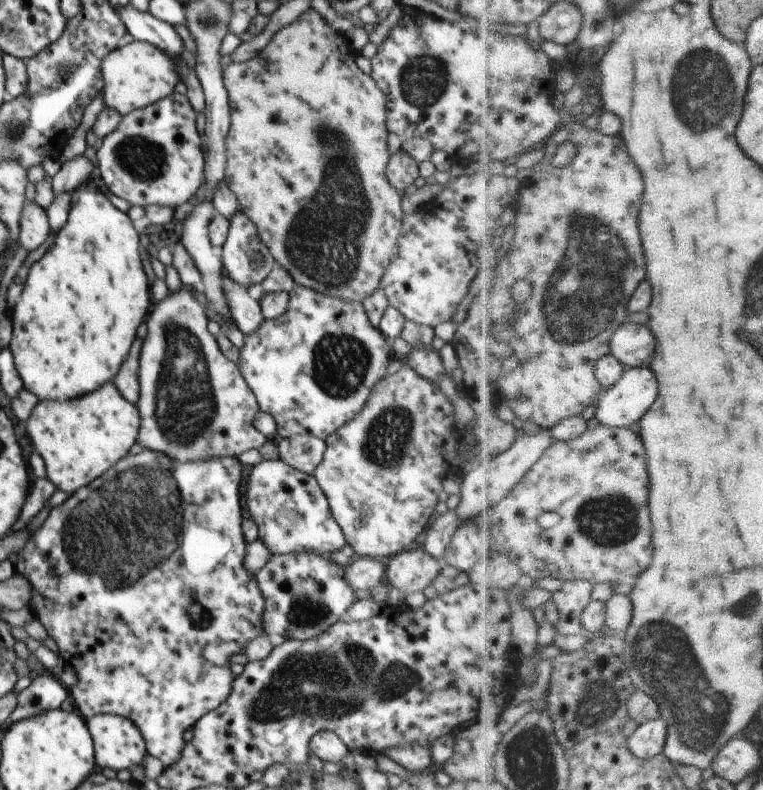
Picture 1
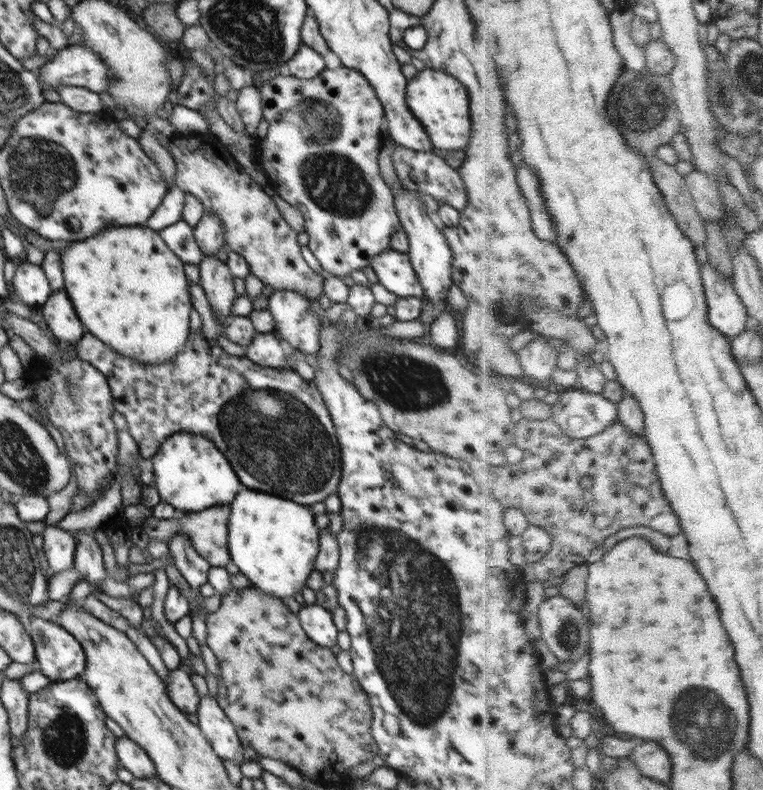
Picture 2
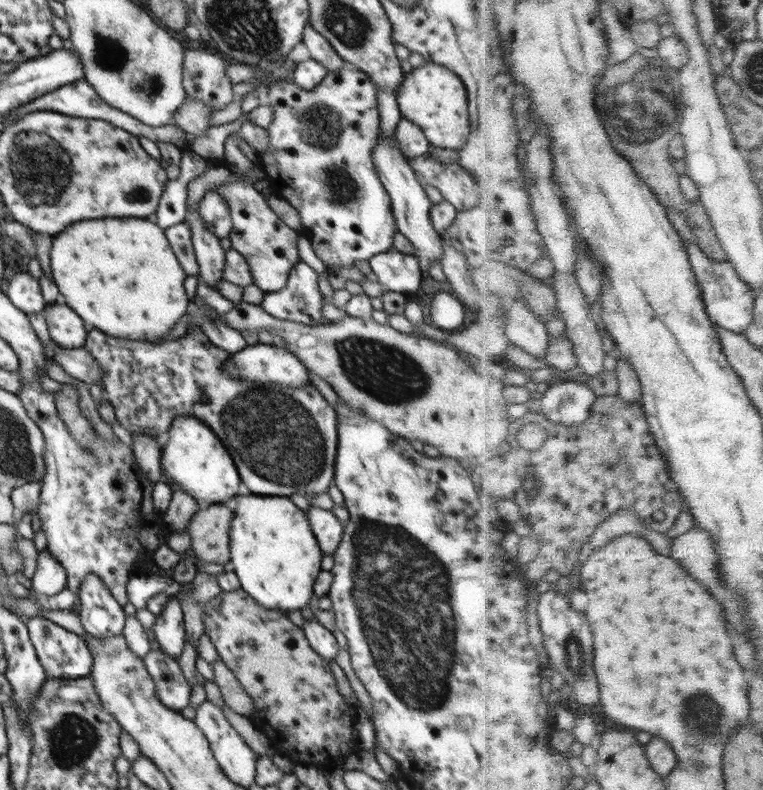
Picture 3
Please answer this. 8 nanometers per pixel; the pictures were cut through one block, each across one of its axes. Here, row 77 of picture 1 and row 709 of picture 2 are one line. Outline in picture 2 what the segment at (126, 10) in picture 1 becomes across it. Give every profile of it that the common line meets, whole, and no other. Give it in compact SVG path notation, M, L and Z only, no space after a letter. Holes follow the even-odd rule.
M181 666L169 670L166 676L167 695L185 714L196 714L201 697L192 683L191 675Z

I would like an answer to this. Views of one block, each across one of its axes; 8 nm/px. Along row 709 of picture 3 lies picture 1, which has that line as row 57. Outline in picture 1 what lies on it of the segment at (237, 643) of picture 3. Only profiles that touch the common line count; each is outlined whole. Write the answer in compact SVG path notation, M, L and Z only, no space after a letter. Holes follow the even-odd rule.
M310 7L304 14L300 14L300 18L294 22L294 24L286 25L283 29L278 30L276 34L272 37L272 40L268 43L268 46L265 46L260 52L246 62L240 63L231 63L228 66L224 67L224 86L228 90L229 96L229 106L230 106L230 118L231 125L230 130L226 136L226 168L224 170L224 178L228 188L233 190L238 198L240 209L252 220L252 222L258 228L258 236L260 240L268 247L270 254L276 260L276 263L286 268L290 272L290 276L294 278L296 285L306 286L306 288L314 289L316 292L322 292L322 294L328 294L328 296L334 296L334 298L340 298L340 300L348 300L349 302L363 302L363 300L374 294L380 286L380 281L382 276L384 276L384 271L386 270L390 260L393 258L393 251L396 250L396 244L400 236L400 230L402 230L403 218L405 217L404 212L402 212L402 200L401 195L396 189L390 186L388 178L386 178L386 167L390 158L390 152L388 152L388 135L389 132L386 128L386 113L387 108L387 95L382 85L379 85L370 74L364 74L355 61L355 52L353 52L350 40L342 33L336 32L328 22L324 19L320 12L317 12L316 9Z

